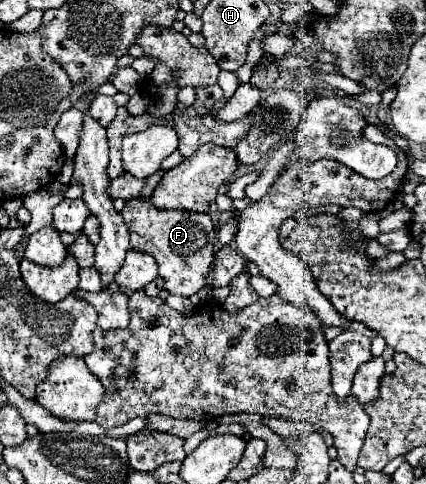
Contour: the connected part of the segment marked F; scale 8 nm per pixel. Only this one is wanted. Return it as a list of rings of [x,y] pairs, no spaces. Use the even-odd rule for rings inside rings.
[[[134,197],[126,201],[122,215],[130,229],[132,249],[150,253],[158,261],[158,273],[164,277],[164,289],[168,293],[192,297],[198,289],[204,287],[216,245],[216,229],[208,213],[162,211],[154,207],[148,197]]]

